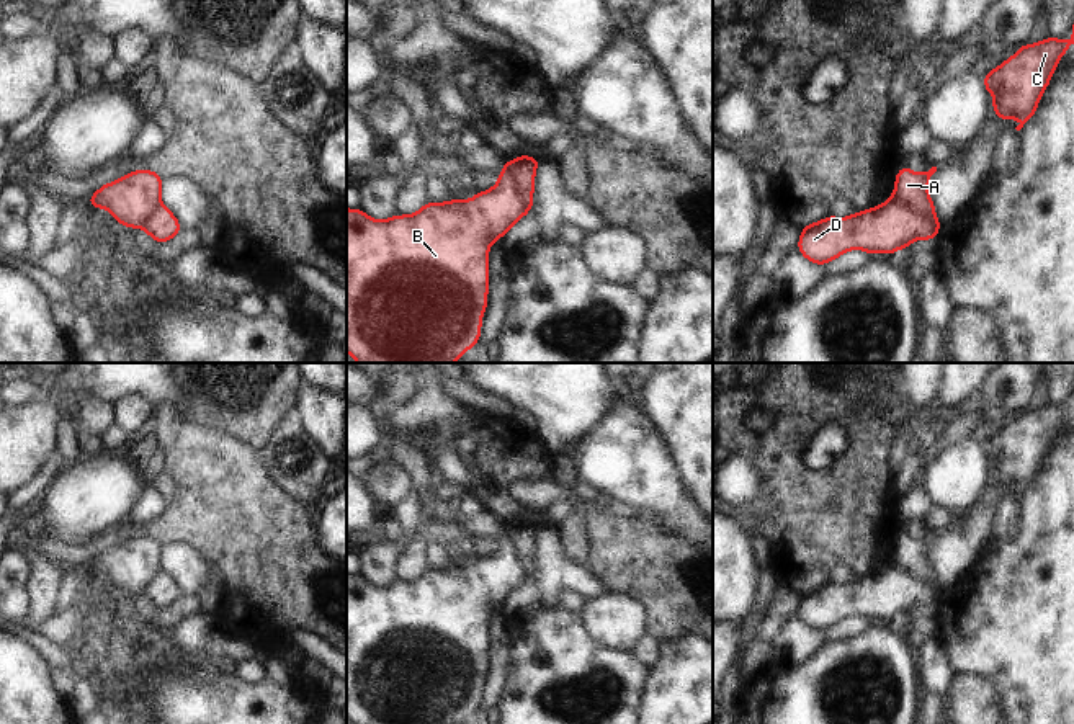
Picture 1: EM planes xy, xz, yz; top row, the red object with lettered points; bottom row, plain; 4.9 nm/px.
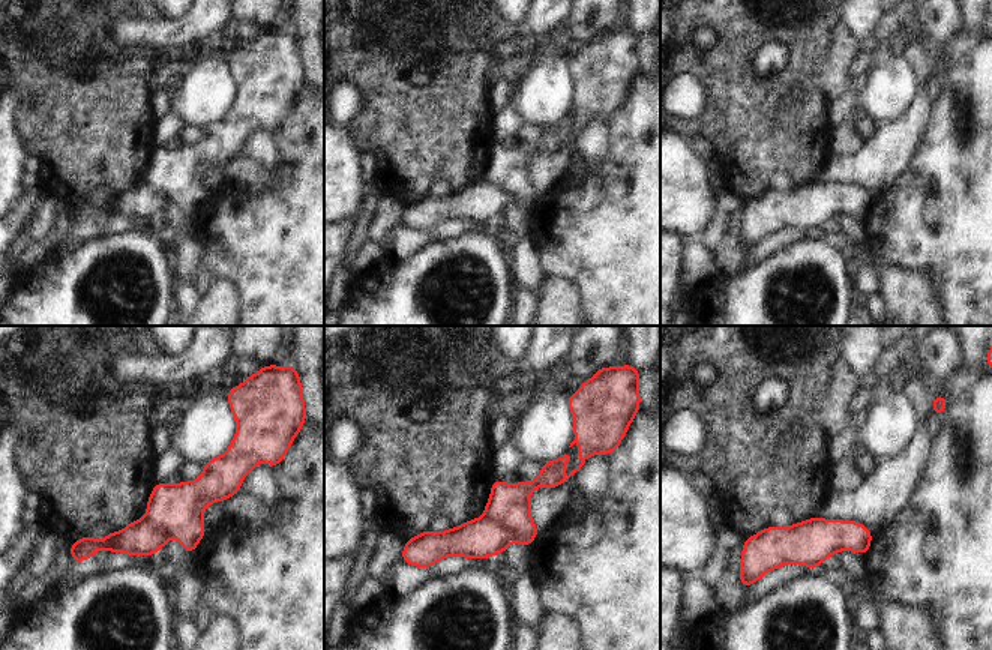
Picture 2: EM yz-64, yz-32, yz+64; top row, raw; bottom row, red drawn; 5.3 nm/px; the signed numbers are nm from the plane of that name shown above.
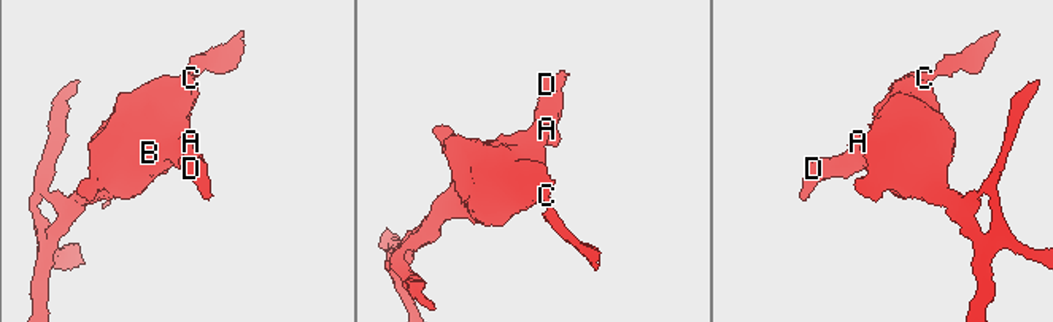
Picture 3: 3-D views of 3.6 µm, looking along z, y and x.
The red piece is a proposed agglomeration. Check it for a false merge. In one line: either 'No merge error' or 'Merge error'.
Merge error.

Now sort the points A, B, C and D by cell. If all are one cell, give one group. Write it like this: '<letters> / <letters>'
A B C / D

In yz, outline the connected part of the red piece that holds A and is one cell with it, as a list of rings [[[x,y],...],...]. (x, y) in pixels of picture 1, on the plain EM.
[[[902,531],[902,534],[896,541],[896,554],[891,567],[914,574],[922,580],[930,580],[937,585],[933,569],[927,557],[927,551],[935,538],[937,533],[932,533],[927,539],[919,541]]]

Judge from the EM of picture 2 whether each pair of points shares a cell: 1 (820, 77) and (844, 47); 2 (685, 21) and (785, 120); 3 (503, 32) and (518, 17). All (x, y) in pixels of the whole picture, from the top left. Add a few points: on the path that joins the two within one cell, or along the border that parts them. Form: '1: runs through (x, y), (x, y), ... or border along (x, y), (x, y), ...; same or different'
1: runs through (823, 69), (836, 54); same
2: runs through (692, 51), (706, 65), (730, 69), (755, 95); same
3: border along (529, 15), (518, 24), (508, 21); different

